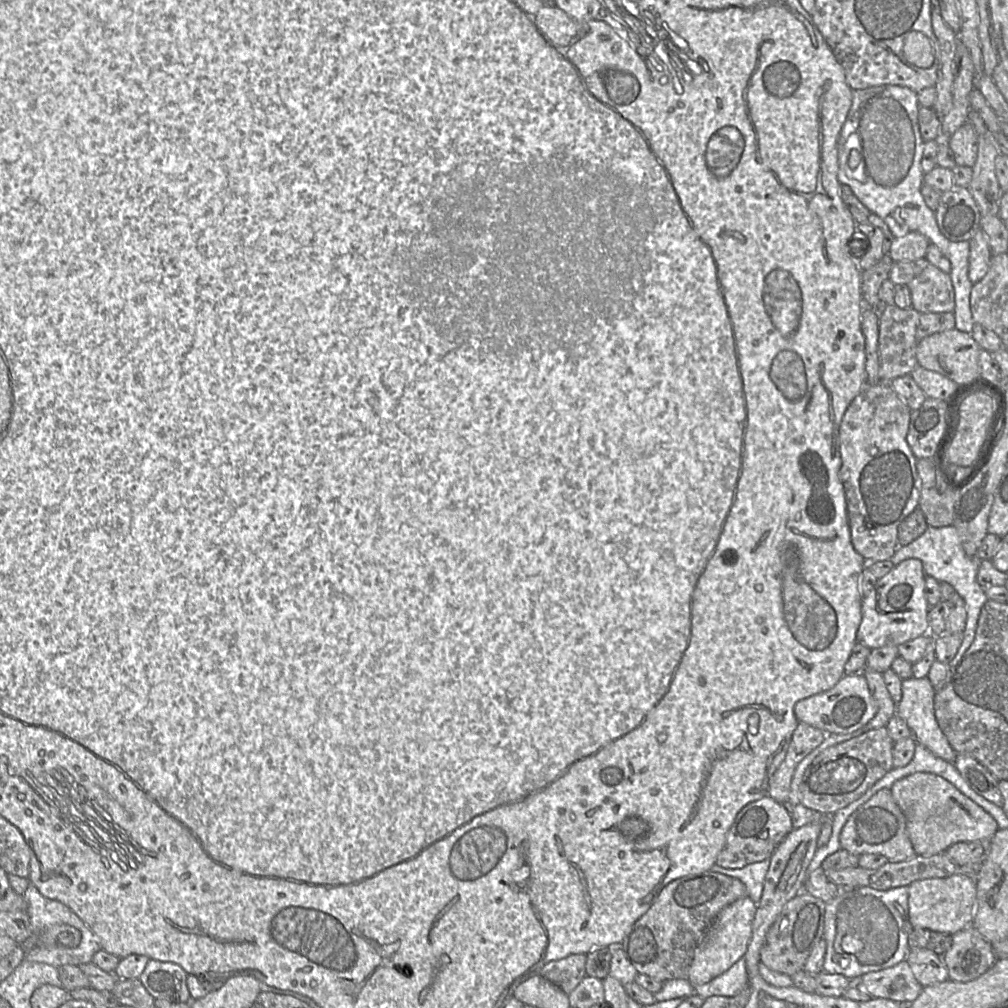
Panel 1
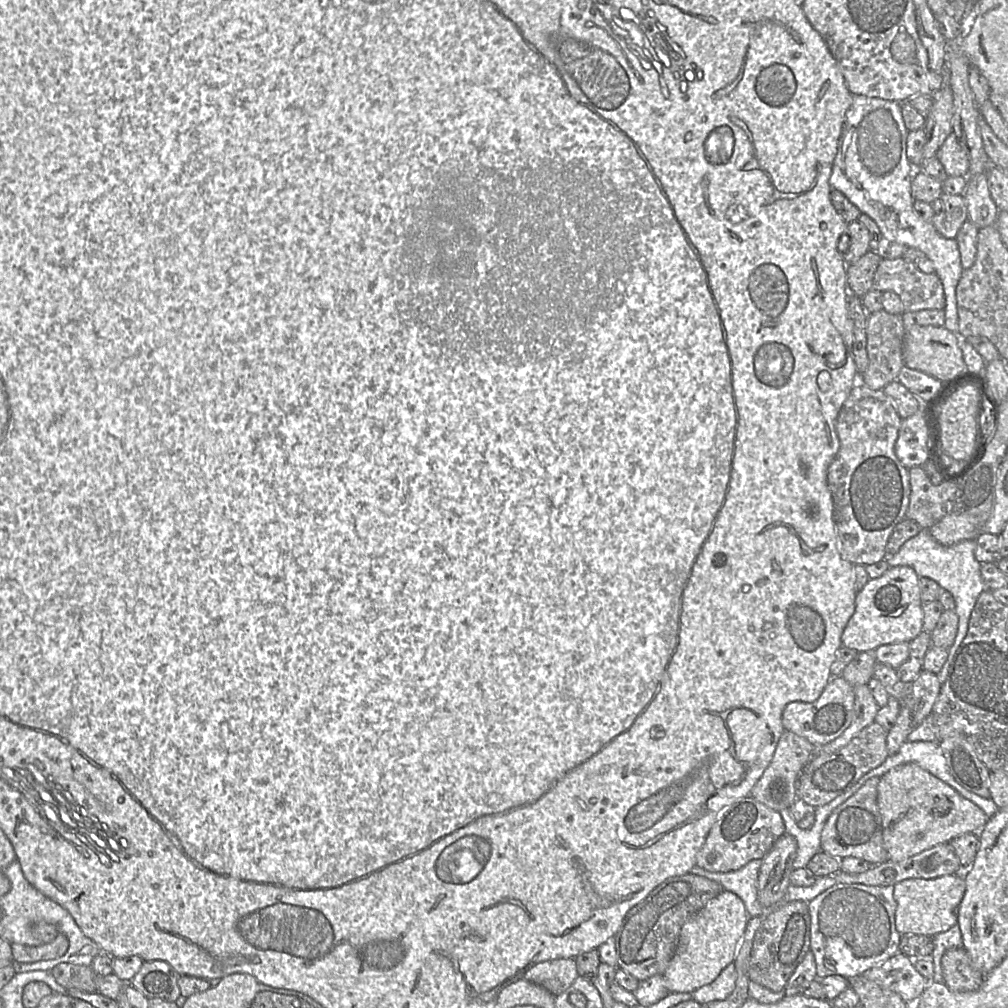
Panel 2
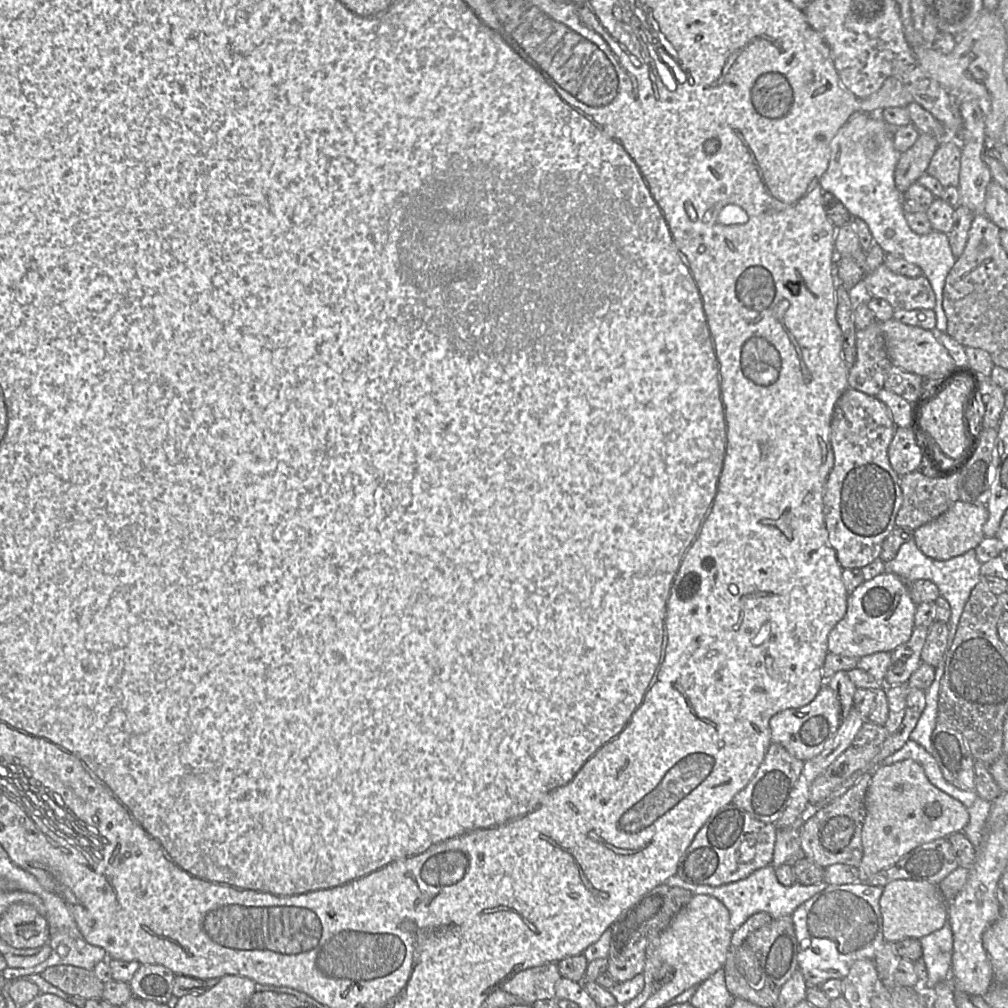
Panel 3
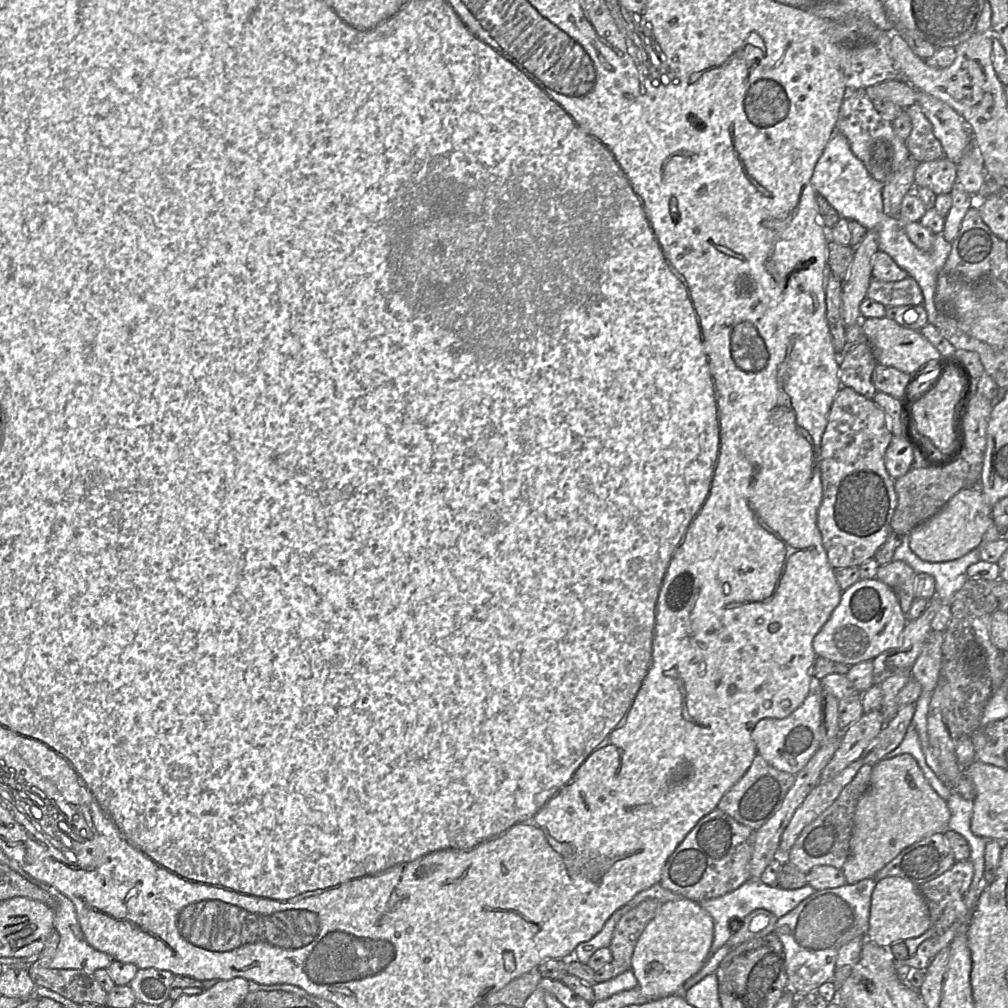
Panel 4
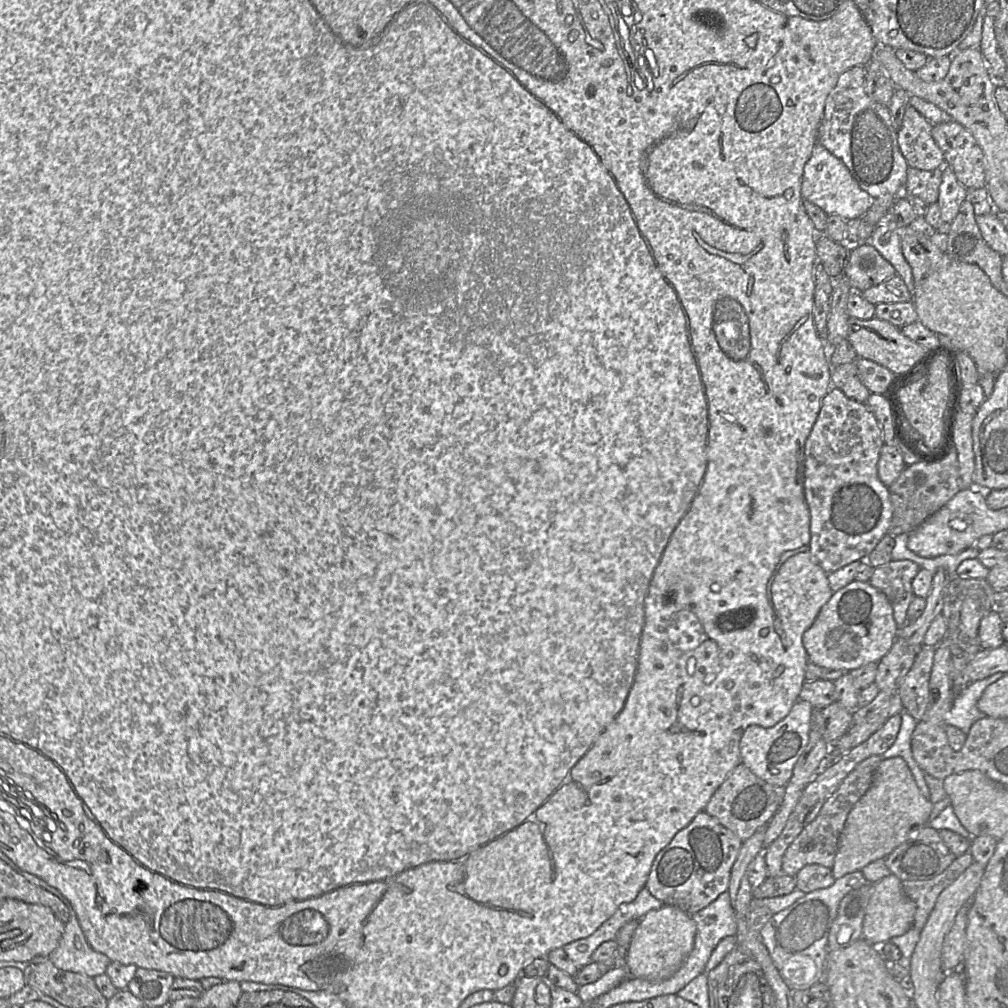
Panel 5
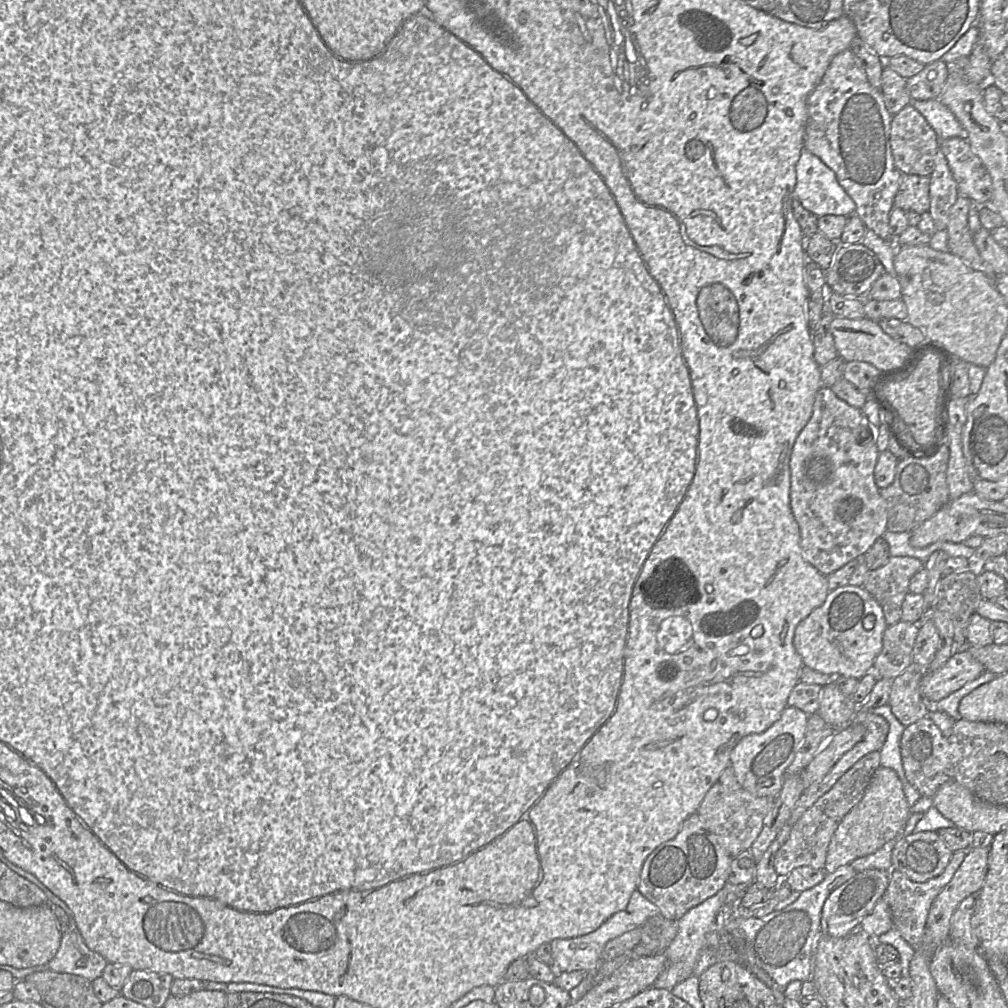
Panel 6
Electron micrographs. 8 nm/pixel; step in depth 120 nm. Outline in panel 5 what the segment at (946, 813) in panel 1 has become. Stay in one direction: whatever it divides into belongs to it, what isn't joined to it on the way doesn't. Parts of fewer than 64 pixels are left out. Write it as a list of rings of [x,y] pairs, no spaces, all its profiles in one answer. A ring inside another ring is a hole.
[[[903,758],[882,759],[870,788],[847,816],[831,868],[834,878],[861,871],[869,863],[886,858],[907,839],[912,830],[928,826],[932,808],[933,803],[920,792]]]

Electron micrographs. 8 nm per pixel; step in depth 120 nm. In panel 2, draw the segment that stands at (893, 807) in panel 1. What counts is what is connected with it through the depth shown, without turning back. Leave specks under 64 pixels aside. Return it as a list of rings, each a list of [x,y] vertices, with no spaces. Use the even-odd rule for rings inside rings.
[[[878,777],[869,779],[831,813],[821,832],[821,852],[840,859],[856,857],[872,865],[888,861],[888,853],[883,845],[882,820],[878,807],[879,780]]]

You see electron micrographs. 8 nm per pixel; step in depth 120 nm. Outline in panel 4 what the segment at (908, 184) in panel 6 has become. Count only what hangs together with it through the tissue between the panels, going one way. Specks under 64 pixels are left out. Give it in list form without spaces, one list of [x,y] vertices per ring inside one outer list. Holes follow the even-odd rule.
[[[945,156],[917,164],[915,186],[926,187],[936,195],[948,194],[956,183],[957,163]]]

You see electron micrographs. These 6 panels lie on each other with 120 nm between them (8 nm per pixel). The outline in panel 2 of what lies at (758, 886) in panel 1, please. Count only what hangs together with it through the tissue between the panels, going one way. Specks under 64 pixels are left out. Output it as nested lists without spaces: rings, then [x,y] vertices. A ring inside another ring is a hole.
[[[752,860],[739,870],[719,873],[694,867],[691,874],[705,877],[719,883],[724,891],[737,895],[744,903],[750,918],[762,917],[768,913],[758,900],[757,879],[763,860]]]

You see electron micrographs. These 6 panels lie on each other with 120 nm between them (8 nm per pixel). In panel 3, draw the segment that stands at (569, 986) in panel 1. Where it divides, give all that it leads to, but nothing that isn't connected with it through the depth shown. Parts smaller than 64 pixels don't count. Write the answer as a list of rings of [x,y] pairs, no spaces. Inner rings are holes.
[[[549,963],[518,972],[500,989],[532,1005],[538,1000],[554,998],[556,983],[561,978],[557,963]]]

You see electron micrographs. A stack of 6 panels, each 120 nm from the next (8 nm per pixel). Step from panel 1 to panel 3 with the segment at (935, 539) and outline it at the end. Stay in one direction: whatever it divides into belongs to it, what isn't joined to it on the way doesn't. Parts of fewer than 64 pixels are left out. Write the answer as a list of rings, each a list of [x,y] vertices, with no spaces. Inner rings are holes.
[[[911,539],[901,545],[894,559],[884,563],[885,572],[895,573],[907,583],[913,583],[920,579],[927,579],[938,587],[940,595],[948,601],[951,608],[947,639],[947,648],[949,648],[955,637],[961,614],[971,591],[982,579],[980,573],[982,563],[978,560],[975,549],[970,549],[964,554],[949,560],[935,560],[927,557],[917,547],[916,542]]]

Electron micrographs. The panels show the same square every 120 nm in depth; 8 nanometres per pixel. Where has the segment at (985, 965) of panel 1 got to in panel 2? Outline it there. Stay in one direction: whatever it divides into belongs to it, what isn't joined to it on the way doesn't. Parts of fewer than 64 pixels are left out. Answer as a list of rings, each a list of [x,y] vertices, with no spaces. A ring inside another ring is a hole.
[[[964,948],[950,949],[941,960],[944,983],[954,992],[970,992],[978,990],[985,974],[972,963]]]

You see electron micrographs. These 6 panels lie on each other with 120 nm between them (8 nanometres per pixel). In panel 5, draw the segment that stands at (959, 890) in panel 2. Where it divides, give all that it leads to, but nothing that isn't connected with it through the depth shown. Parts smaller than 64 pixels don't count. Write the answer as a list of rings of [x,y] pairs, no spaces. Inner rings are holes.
[[[890,874],[873,884],[862,925],[862,938],[868,943],[880,947],[896,936],[901,936],[913,926],[916,904],[908,898],[902,888],[902,881]]]

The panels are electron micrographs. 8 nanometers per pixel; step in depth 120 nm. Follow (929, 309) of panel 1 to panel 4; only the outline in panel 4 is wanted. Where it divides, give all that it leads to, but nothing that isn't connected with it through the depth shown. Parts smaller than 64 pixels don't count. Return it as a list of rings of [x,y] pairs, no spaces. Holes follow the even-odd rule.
[[[912,277],[892,282],[872,278],[867,289],[867,298],[885,307],[923,305],[924,302],[921,287]]]

